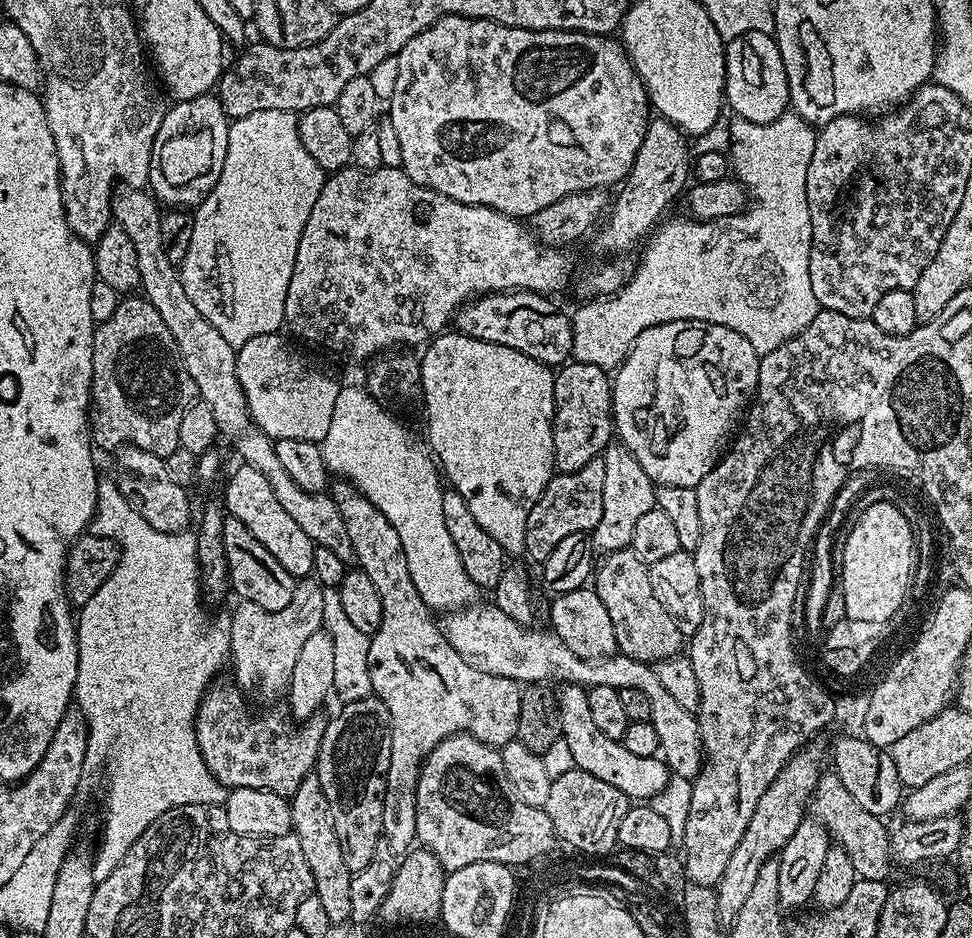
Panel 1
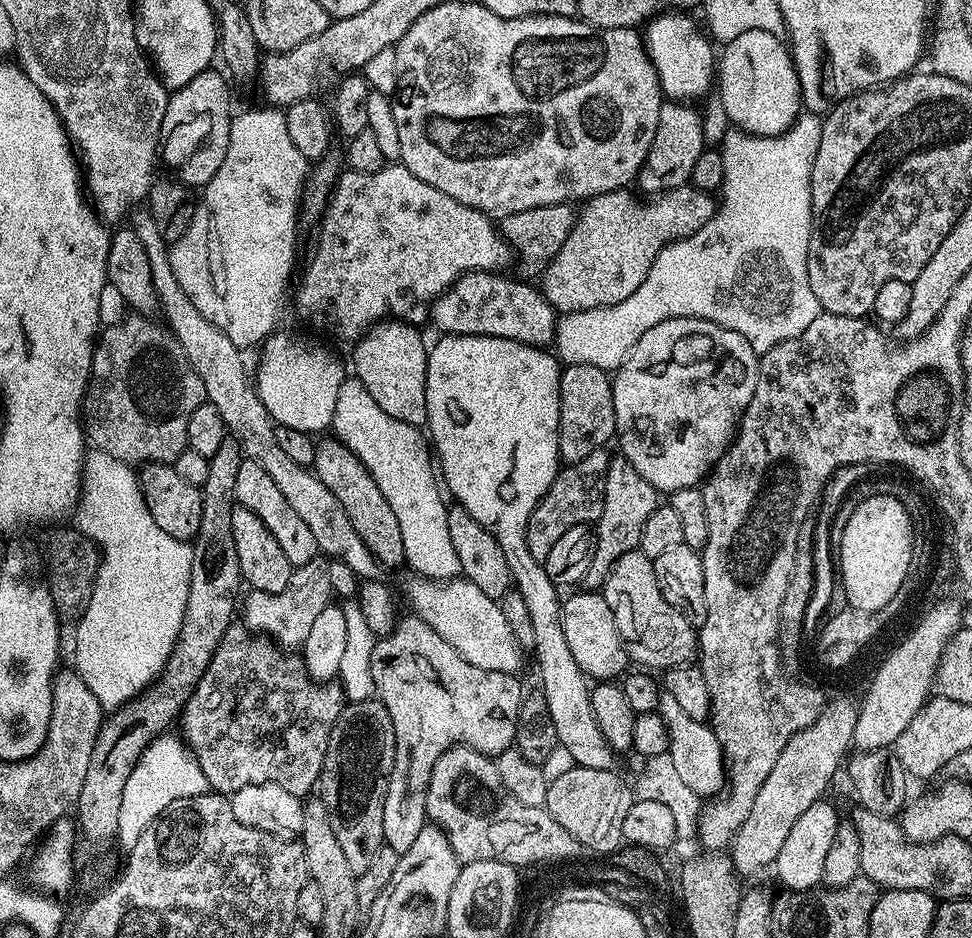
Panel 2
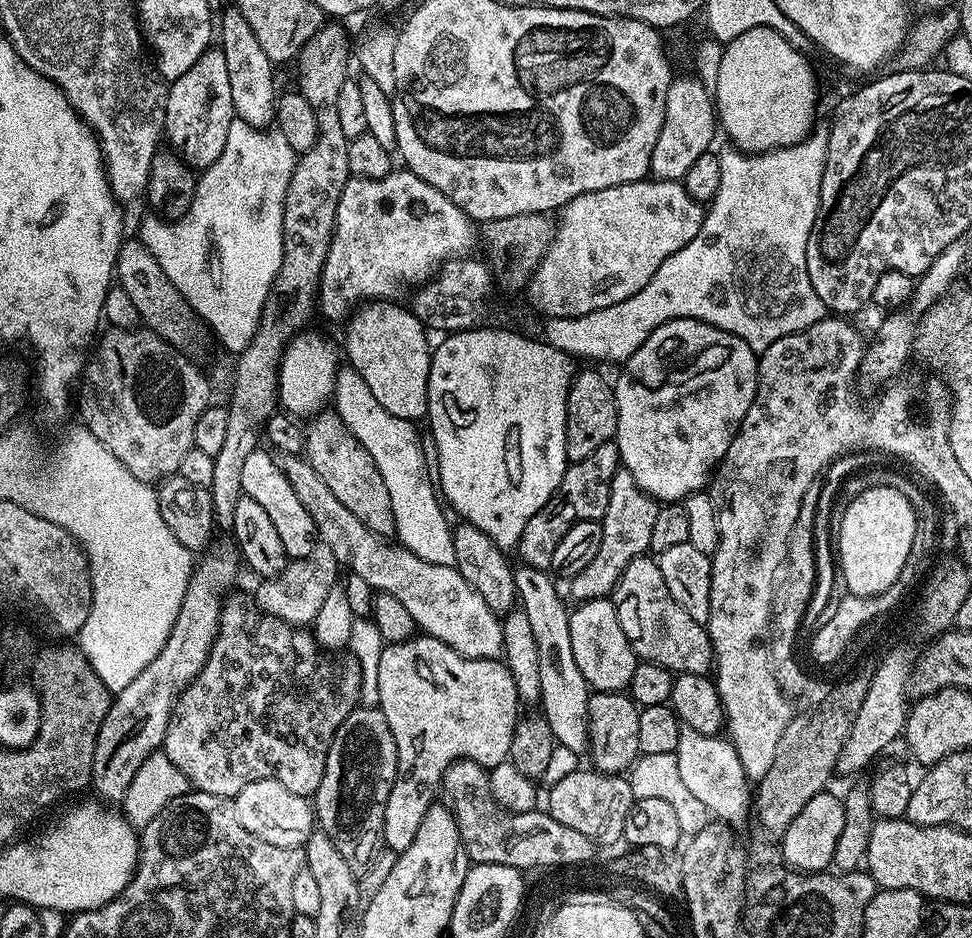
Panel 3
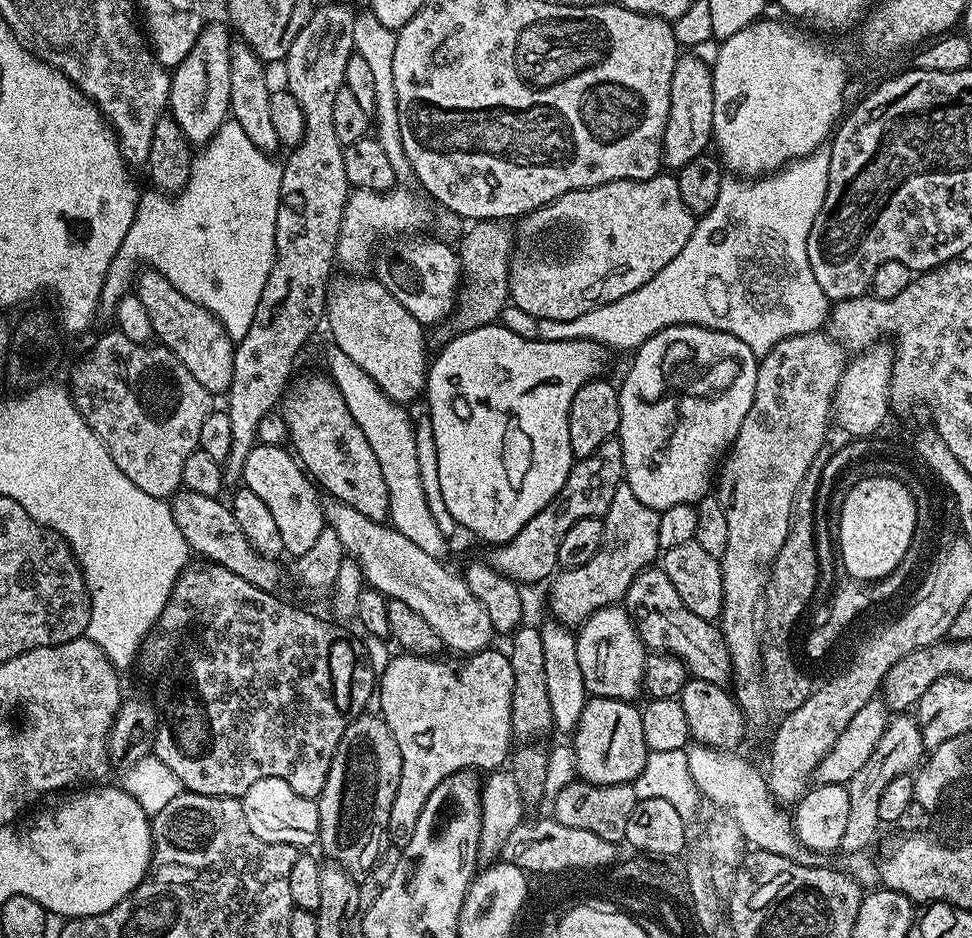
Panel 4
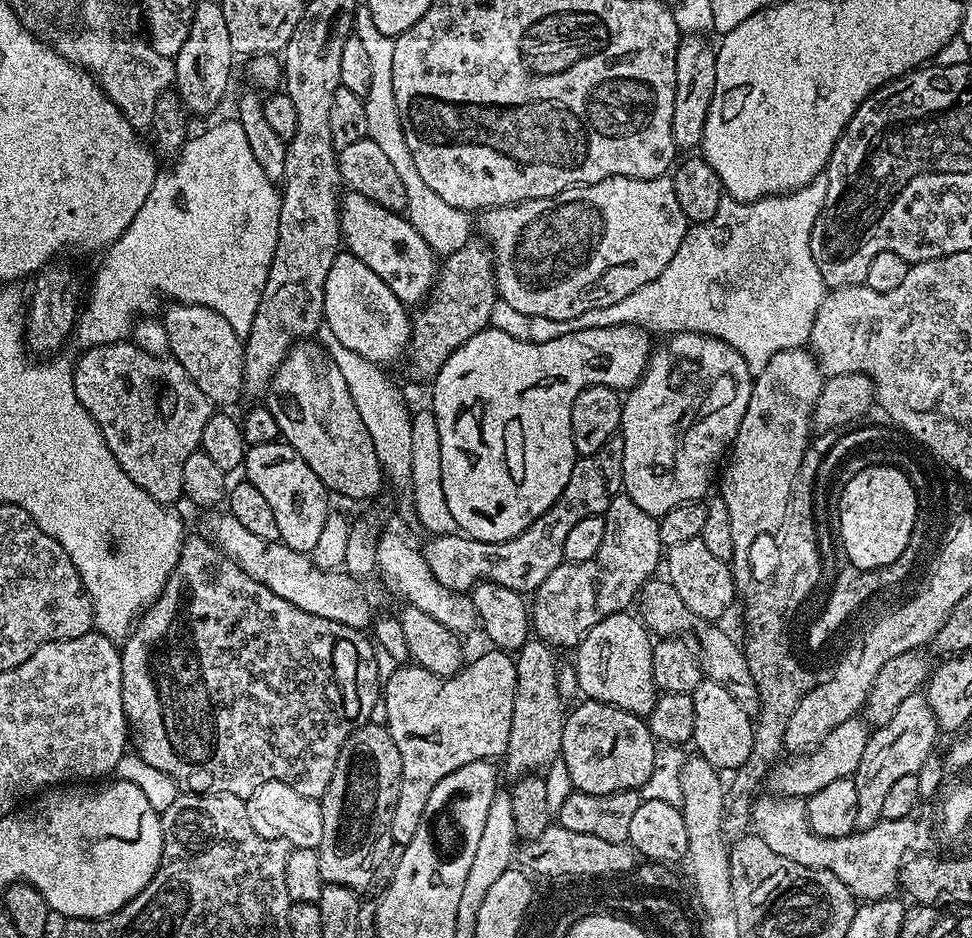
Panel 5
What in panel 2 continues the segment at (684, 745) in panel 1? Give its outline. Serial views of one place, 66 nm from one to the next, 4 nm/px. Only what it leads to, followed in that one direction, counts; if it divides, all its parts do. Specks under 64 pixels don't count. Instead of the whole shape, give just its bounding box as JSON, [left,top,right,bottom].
[404,575,726,798]

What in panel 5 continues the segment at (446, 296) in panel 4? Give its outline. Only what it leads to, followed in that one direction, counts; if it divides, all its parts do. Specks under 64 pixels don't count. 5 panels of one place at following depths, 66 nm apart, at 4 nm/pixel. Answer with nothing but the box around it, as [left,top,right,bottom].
[340,190,438,306]

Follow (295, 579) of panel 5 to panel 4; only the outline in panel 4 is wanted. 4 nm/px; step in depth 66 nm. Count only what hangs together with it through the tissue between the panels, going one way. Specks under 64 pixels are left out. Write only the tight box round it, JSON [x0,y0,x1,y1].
[171,490,280,590]

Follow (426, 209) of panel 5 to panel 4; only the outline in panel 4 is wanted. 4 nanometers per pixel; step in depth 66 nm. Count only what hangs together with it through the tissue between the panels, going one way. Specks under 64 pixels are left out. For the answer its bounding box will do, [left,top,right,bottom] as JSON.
[354,10,413,182]

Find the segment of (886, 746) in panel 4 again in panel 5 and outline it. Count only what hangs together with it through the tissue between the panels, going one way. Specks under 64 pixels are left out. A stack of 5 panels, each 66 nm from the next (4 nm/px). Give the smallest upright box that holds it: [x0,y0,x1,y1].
[851,691,938,829]

